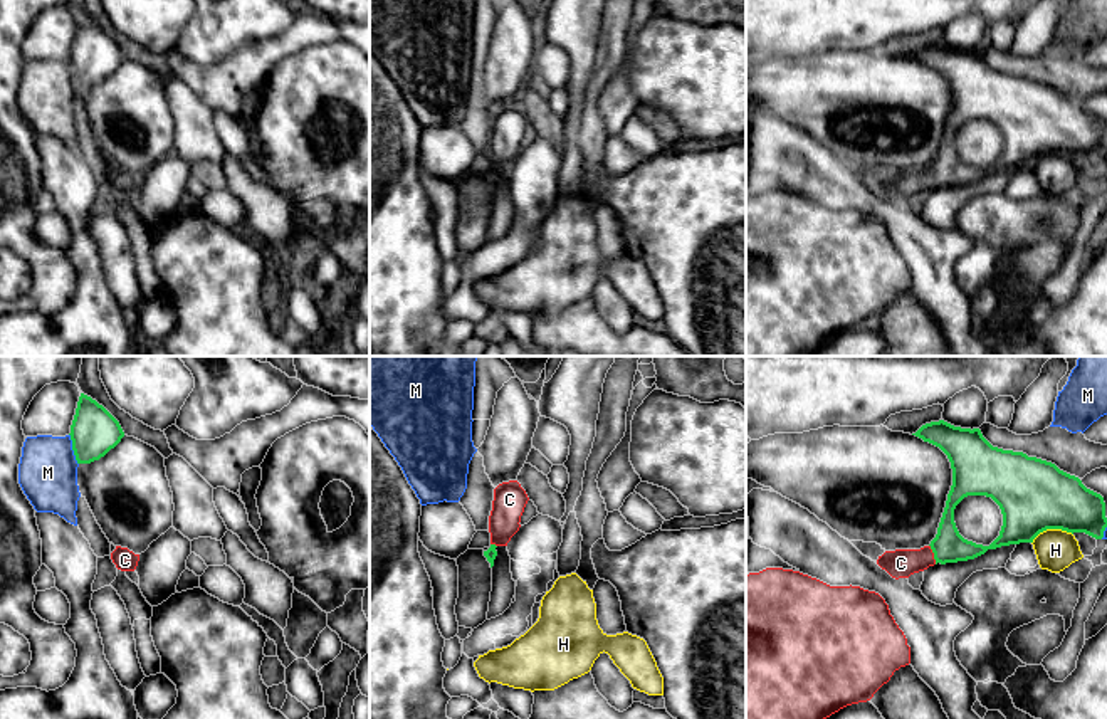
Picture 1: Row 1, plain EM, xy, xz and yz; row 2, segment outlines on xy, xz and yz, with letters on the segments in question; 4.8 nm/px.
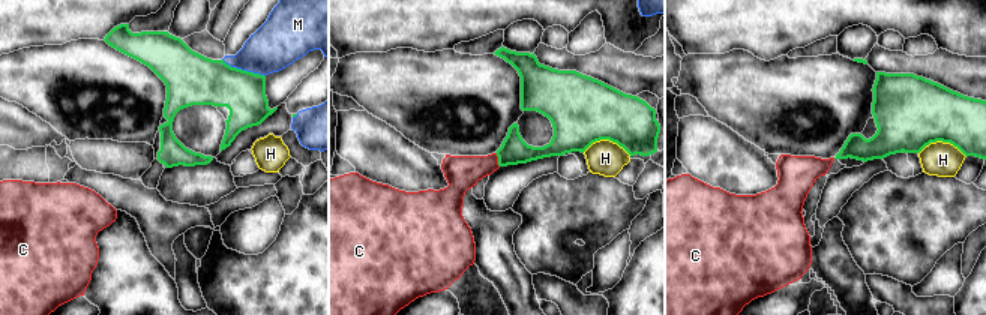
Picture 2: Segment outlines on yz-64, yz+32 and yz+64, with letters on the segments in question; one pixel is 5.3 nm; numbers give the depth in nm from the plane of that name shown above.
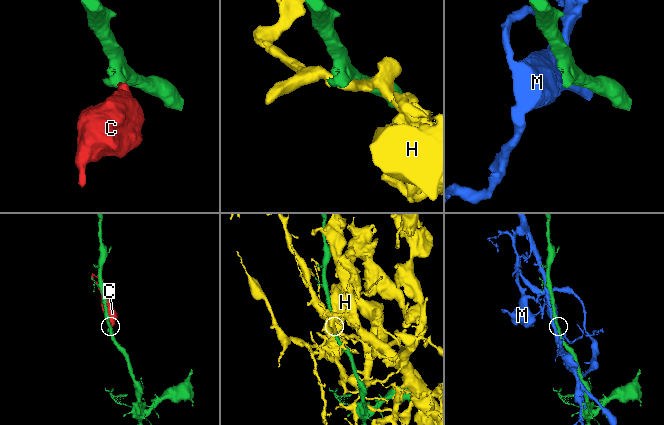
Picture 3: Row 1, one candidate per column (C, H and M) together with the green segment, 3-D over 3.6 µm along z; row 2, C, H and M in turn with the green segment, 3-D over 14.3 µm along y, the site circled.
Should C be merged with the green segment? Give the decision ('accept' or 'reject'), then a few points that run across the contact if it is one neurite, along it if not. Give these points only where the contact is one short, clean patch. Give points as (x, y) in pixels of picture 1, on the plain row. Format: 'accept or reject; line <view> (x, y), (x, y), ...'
accept; line yz (949, 170), (934, 178), (901, 187)

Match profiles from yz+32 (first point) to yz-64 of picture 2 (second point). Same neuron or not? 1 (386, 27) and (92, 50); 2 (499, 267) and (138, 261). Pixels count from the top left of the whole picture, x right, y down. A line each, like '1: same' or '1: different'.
1: different
2: different

